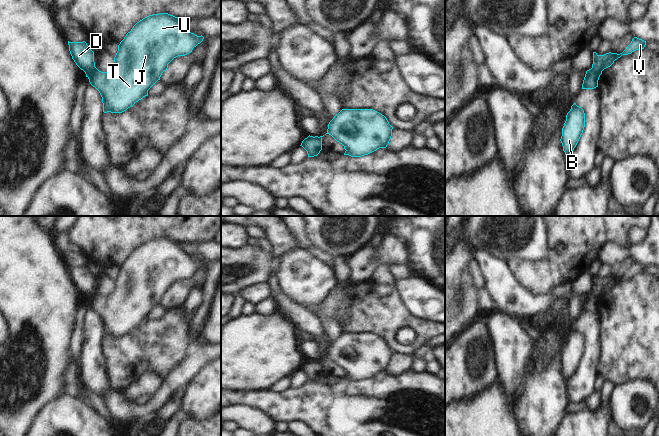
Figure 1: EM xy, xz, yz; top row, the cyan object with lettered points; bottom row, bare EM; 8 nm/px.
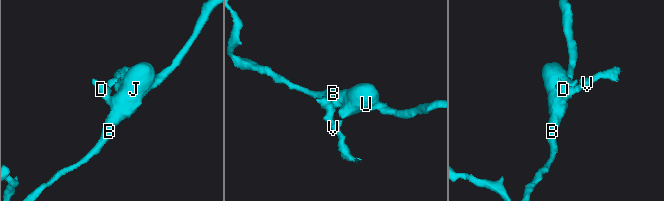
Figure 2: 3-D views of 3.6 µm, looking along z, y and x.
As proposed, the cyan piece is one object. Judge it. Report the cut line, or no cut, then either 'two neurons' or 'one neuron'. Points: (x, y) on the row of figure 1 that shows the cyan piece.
cut in xy along (97, 69), (88, 77); two neurons

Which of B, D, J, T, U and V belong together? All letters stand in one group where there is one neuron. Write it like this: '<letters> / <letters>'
B J T U / D V

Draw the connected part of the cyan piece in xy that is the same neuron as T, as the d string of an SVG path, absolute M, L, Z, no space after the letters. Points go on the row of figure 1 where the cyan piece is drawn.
M168 13L149 15L137 22L118 45L111 69L108 72L97 69L88 77L102 97L103 112L122 113L148 96L148 90L160 80L168 64L178 56L191 53L203 39L202 35L189 32L181 19Z

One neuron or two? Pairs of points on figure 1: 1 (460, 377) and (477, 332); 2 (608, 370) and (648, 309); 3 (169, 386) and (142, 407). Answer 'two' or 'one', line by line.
1: one
2: one
3: one

